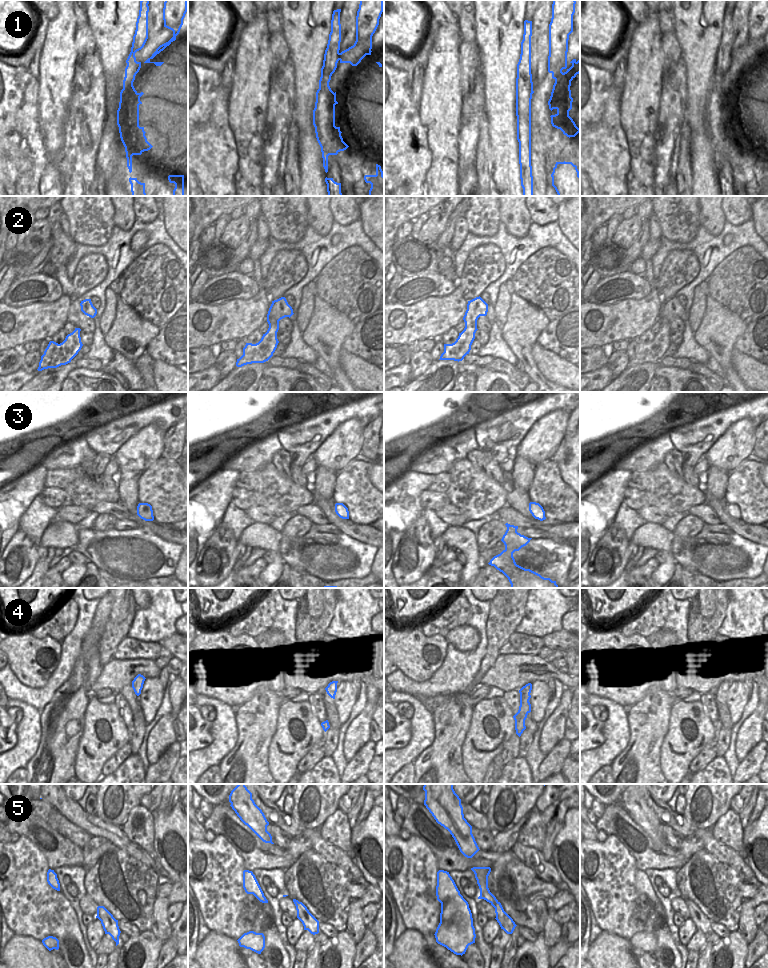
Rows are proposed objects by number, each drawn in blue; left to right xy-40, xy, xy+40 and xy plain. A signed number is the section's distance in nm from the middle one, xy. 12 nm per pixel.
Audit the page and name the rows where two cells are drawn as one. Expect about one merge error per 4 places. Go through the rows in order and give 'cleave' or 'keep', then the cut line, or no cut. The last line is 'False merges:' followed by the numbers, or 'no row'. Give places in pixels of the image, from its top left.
1: keep | no cut
2: keep | no cut
3: keep | no cut
4: keep | no cut
5: cleave | xy+40 (497, 901), (491, 904)
False merges: 5

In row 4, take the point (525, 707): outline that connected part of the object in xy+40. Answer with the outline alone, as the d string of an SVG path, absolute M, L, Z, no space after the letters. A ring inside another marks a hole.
M528 683L520 690L520 706L518 712L513 716L515 720L516 734L520 737L523 731L526 729L525 720L527 715L531 712L531 704L529 702L531 698L532 684Z

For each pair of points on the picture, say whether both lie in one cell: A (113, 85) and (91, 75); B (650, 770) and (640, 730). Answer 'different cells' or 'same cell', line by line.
A: different cells
B: same cell

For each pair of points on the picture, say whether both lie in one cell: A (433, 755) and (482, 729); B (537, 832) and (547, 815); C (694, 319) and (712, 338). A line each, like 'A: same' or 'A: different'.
A: different
B: different
C: different

